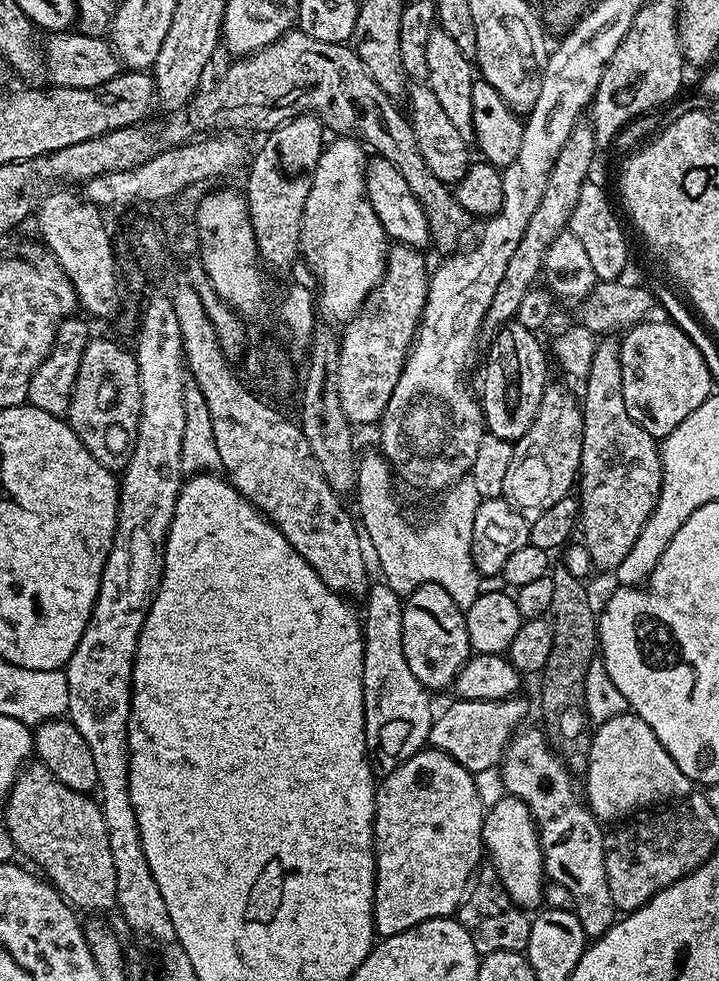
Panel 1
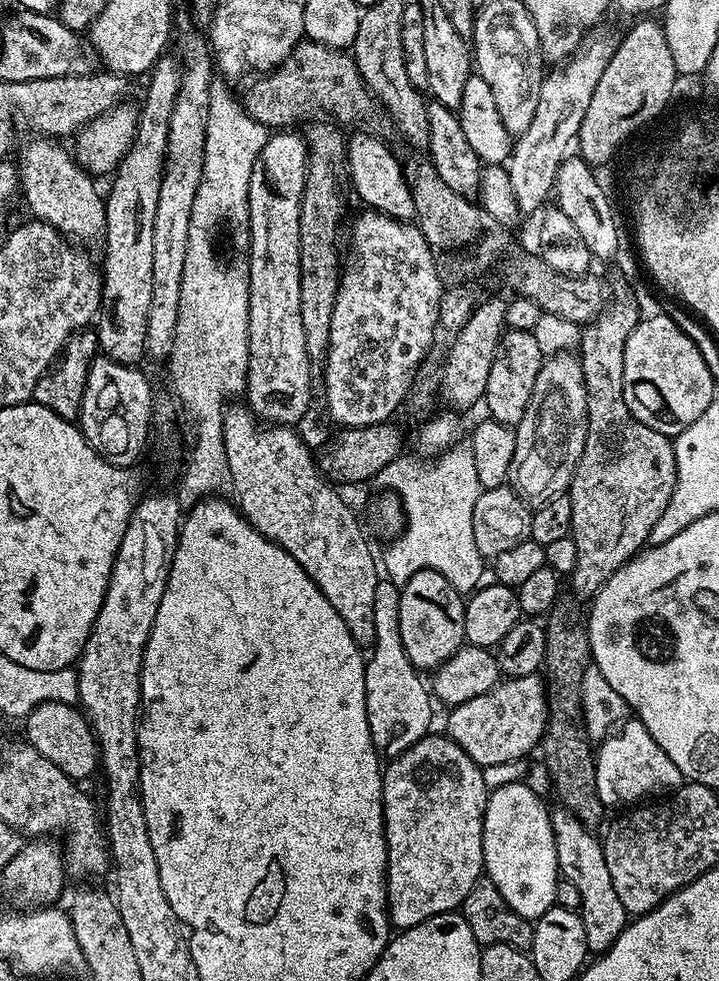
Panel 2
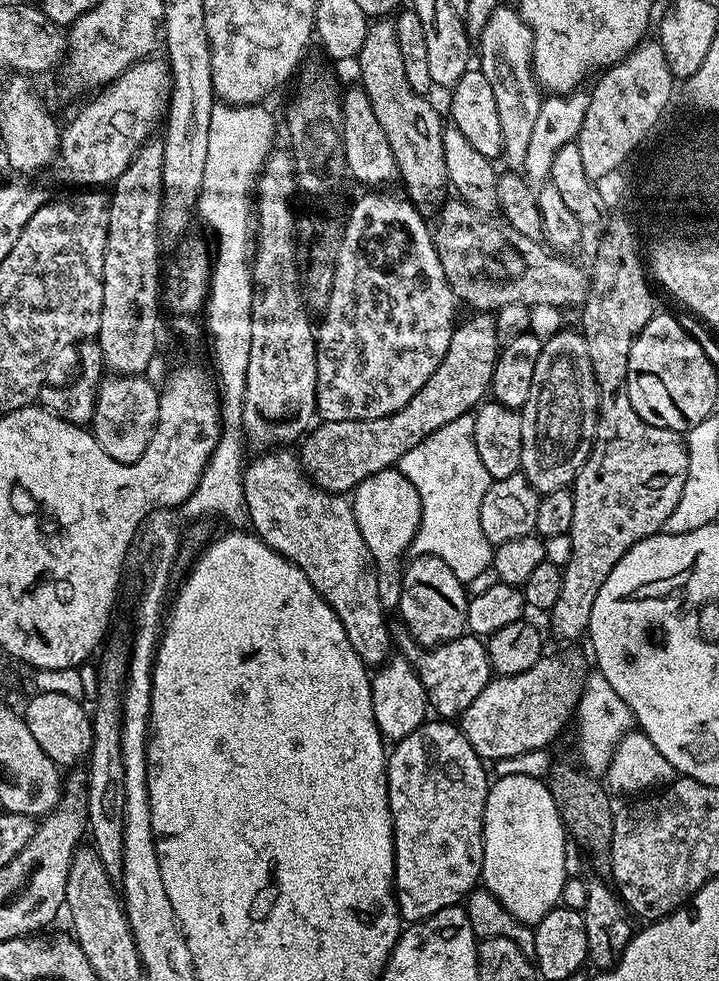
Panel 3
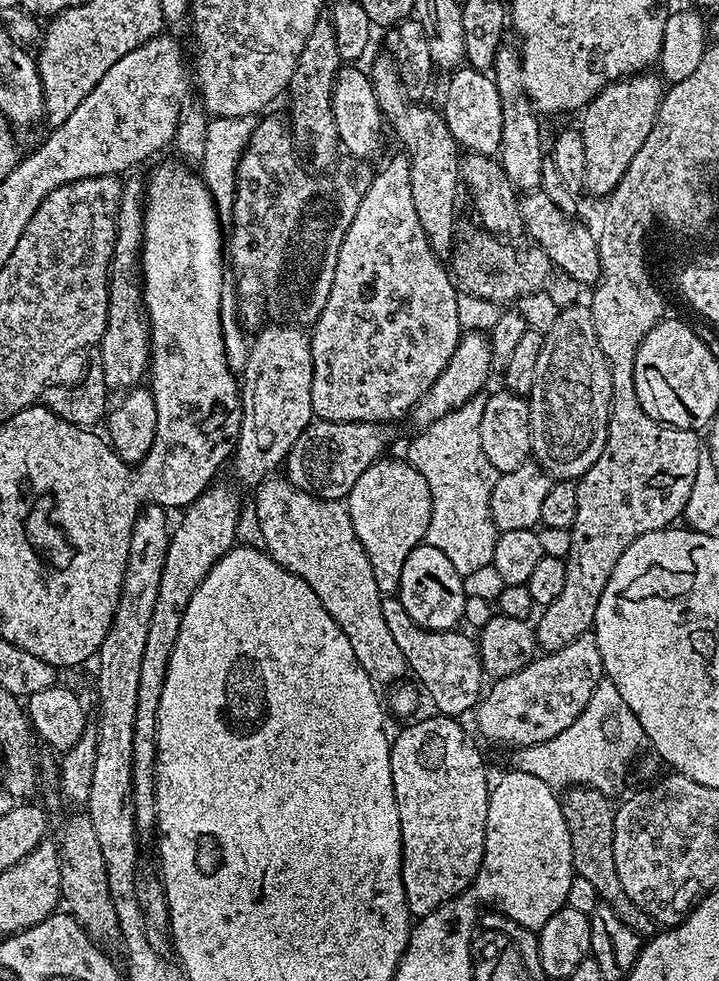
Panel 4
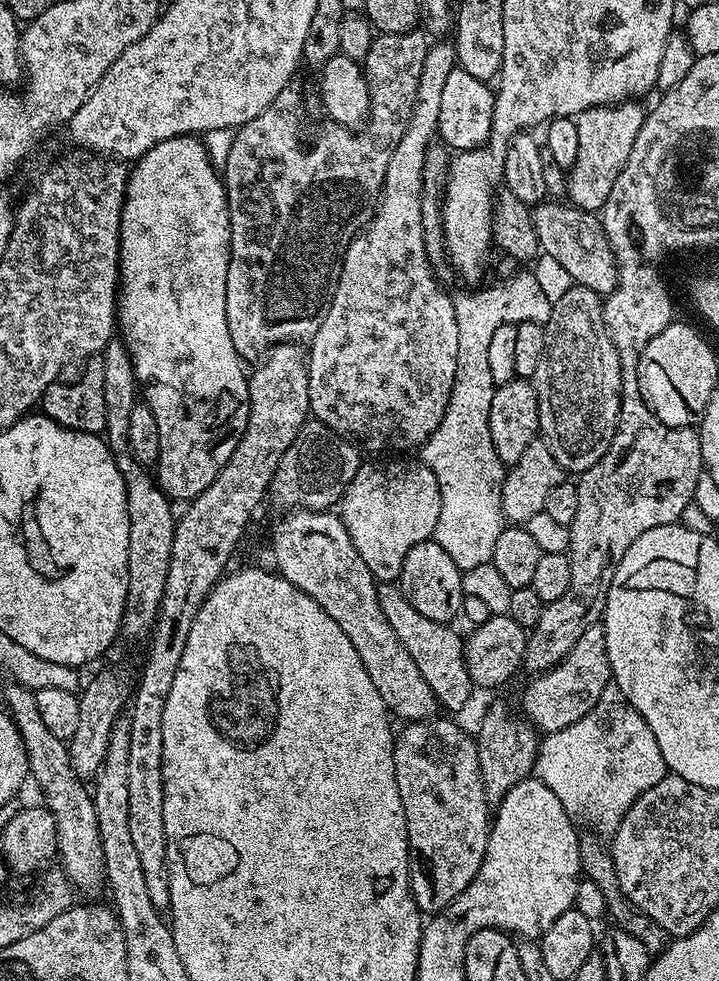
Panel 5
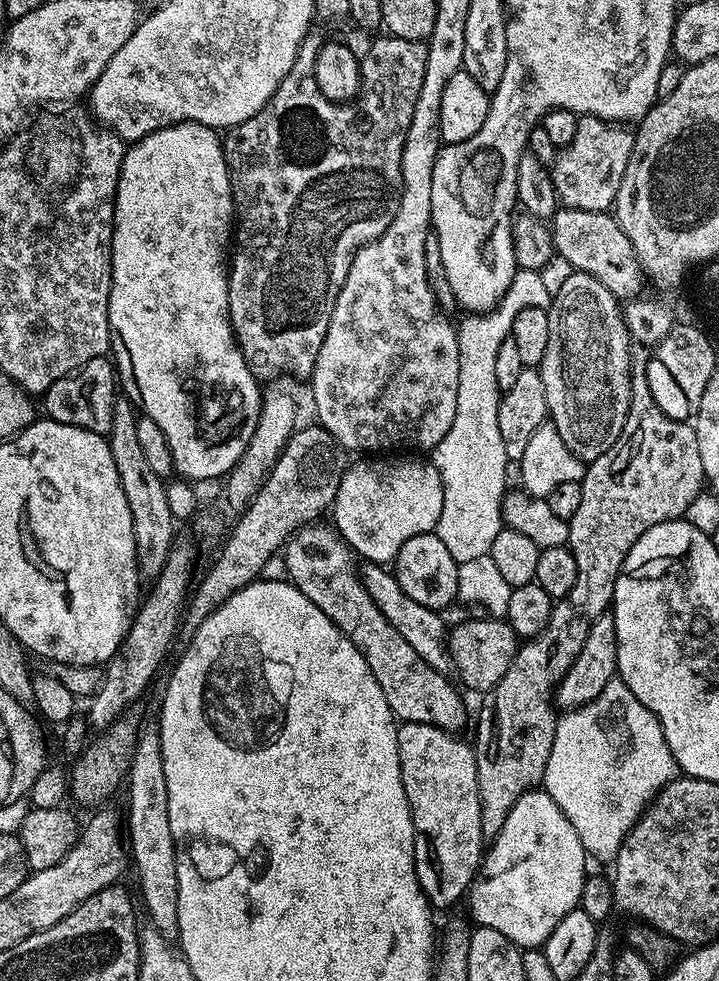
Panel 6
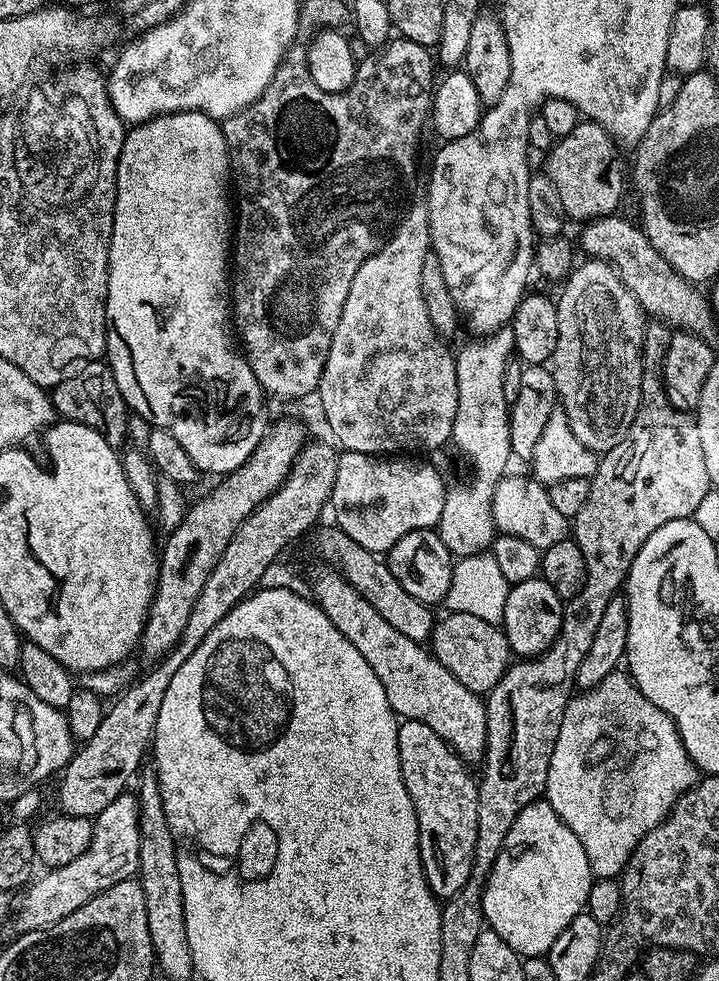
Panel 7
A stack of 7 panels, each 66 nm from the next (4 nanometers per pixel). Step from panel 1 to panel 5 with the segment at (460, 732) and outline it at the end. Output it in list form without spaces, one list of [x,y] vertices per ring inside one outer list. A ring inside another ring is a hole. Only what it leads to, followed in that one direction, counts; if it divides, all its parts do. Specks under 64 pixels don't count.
[[[603,623],[591,624],[586,634],[582,634],[578,642],[574,642],[574,650],[570,650],[566,658],[559,660],[547,672],[533,675],[531,679],[520,696],[519,711],[526,717],[528,723],[539,729],[541,733],[557,732],[578,722],[582,714],[590,714],[598,698],[602,698],[602,690],[606,690],[612,684]]]

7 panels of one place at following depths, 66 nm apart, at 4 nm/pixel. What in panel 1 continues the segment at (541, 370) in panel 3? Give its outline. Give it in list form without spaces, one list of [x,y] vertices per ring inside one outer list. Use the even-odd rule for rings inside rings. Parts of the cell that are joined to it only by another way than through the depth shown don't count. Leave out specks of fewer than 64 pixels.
[[[549,383],[542,394],[542,402],[530,430],[526,430],[526,434],[522,434],[522,438],[512,445],[510,470],[506,470],[503,499],[517,510],[535,514],[554,506],[554,502],[569,495],[578,480],[583,429],[584,413],[578,403],[577,393],[575,396],[562,385]]]

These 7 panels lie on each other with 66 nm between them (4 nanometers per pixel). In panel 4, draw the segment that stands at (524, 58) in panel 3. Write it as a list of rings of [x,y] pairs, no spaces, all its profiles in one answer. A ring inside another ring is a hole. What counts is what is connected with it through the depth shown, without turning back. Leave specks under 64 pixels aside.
[[[502,46],[496,52],[496,57],[490,69],[490,75],[496,81],[498,94],[504,104],[502,118],[502,142],[498,159],[508,181],[516,190],[536,190],[540,187],[542,178],[542,160],[545,153],[540,150],[540,120],[524,95],[520,82],[520,53],[515,47]]]

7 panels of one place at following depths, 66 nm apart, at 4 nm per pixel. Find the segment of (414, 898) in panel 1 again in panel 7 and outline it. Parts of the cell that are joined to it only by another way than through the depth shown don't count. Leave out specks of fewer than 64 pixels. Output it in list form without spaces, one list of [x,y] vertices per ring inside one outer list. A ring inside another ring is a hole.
[[[404,720],[398,727],[398,758],[406,790],[414,802],[420,831],[420,857],[426,874],[426,882],[437,898],[458,894],[472,873],[474,850],[478,842],[478,784],[471,776],[469,765],[457,756],[446,741],[438,738],[430,726],[417,720]]]

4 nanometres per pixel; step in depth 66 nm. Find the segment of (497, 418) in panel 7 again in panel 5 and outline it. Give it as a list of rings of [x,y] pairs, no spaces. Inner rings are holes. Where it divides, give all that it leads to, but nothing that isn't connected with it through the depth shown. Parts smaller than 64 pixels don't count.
[[[520,272],[505,284],[496,284],[481,292],[460,292],[452,296],[454,319],[458,321],[456,381],[438,430],[422,446],[422,462],[434,474],[440,491],[435,542],[454,558],[454,566],[461,570],[492,563],[494,542],[506,527],[500,508],[500,487],[504,484],[506,466],[490,442],[490,402],[494,402],[497,390],[487,358],[490,338],[503,323],[547,324],[553,303],[553,297],[548,297],[539,278],[528,272]]]

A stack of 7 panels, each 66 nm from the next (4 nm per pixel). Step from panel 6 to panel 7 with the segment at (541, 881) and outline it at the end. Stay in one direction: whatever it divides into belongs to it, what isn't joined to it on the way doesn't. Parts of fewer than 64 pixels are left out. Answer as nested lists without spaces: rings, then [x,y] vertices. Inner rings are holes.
[[[547,799],[535,800],[526,806],[514,818],[514,826],[510,826],[508,842],[498,854],[494,866],[484,883],[482,894],[482,910],[487,914],[486,920],[491,931],[506,942],[522,958],[530,956],[547,957],[550,946],[574,922],[579,912],[588,906],[588,895],[594,877],[590,870],[590,862],[586,858],[586,850],[582,850],[582,842],[578,842],[578,834],[558,818],[554,806],[550,806]]]

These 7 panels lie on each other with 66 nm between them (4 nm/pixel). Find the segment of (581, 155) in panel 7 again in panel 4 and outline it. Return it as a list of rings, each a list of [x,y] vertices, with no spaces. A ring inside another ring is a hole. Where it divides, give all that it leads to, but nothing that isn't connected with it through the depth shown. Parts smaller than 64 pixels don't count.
[[[629,74],[607,84],[579,113],[578,127],[582,134],[582,147],[586,150],[582,184],[599,198],[607,197],[616,189],[656,121],[662,99],[662,80],[659,75],[648,75],[652,74]]]

